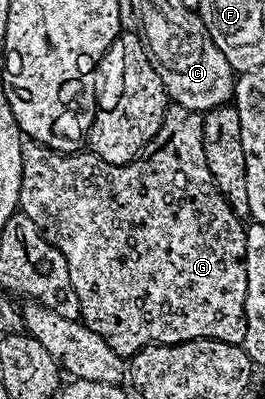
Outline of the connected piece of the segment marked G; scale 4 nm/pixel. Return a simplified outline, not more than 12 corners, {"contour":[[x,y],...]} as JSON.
{"contour":[[167,105],[133,162],[22,144],[18,210],[118,354],[245,343],[246,226]]}

